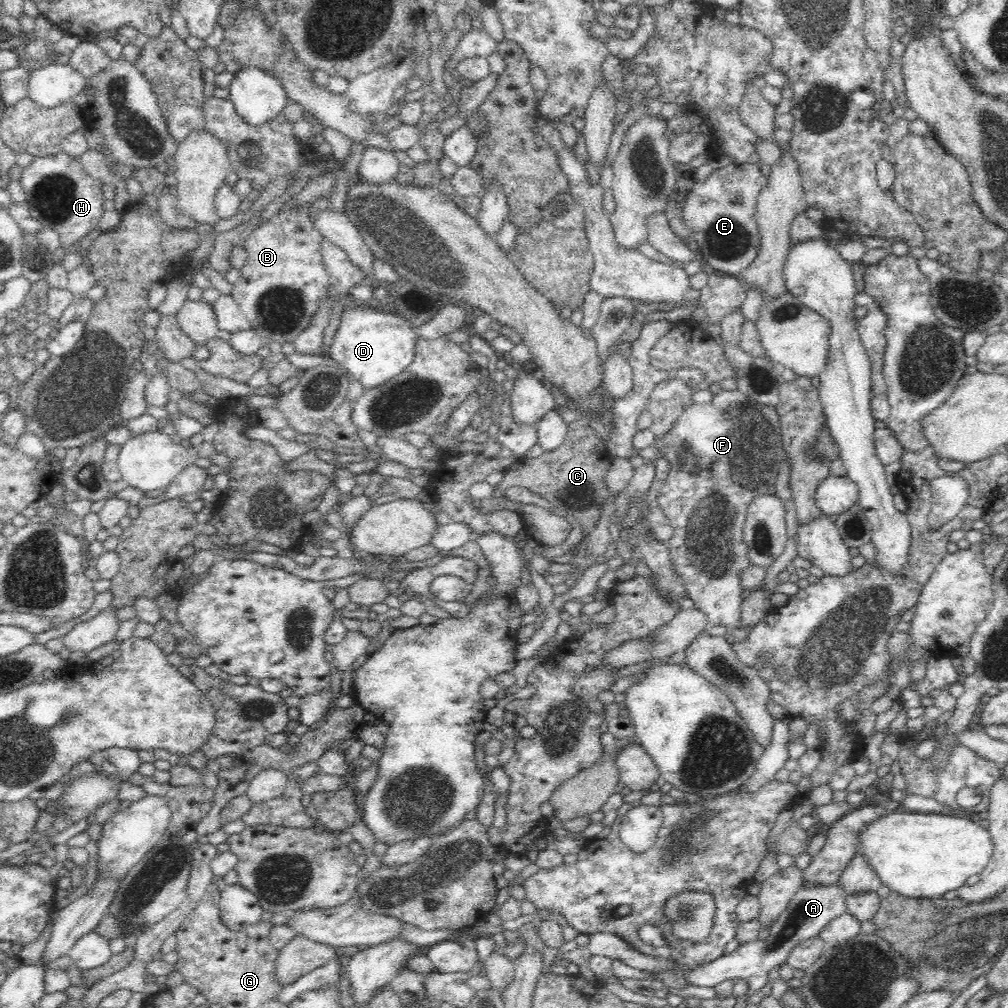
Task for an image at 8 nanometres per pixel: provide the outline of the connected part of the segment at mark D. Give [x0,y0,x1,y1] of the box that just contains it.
[328,303,417,392]

